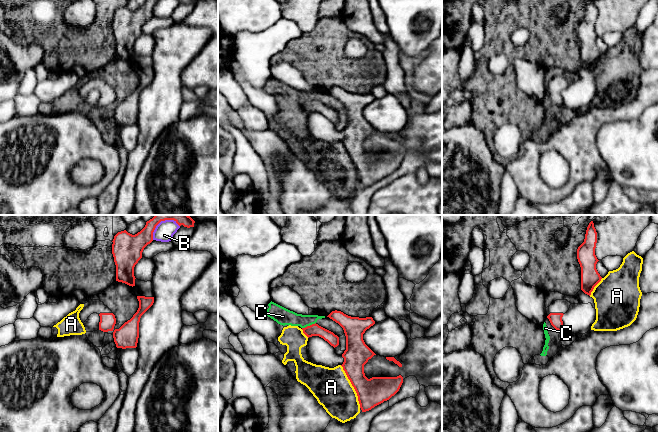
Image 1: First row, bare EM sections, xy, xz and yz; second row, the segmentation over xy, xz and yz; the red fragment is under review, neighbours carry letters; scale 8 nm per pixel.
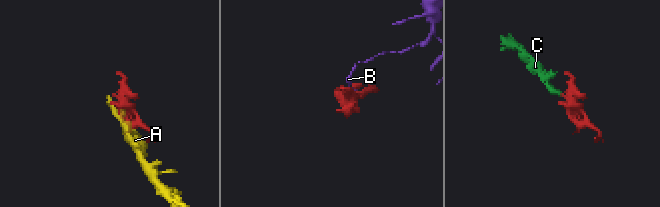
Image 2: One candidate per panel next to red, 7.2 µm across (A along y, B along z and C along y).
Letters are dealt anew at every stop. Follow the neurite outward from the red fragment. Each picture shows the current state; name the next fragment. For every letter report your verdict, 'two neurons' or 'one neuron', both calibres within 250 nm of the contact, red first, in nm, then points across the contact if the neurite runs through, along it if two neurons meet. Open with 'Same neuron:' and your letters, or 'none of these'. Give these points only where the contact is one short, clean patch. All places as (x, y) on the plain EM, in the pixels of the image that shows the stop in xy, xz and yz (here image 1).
Same neuron: none of these
A: two neurons | 220/300 nm
B: two neurons | 240/140 nm
C: two neurons | 100/140 nm | along xz (315, 98), (302, 104)

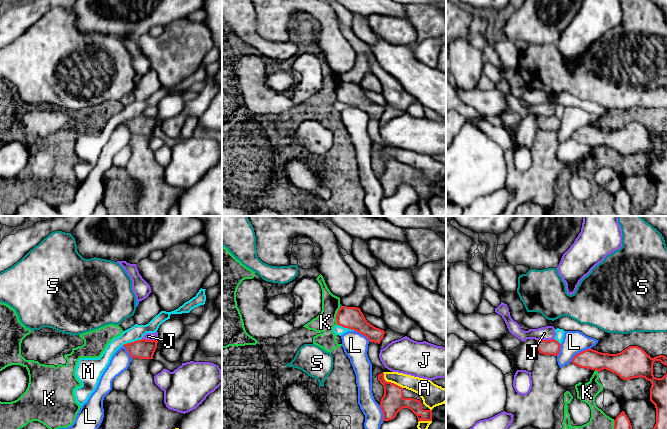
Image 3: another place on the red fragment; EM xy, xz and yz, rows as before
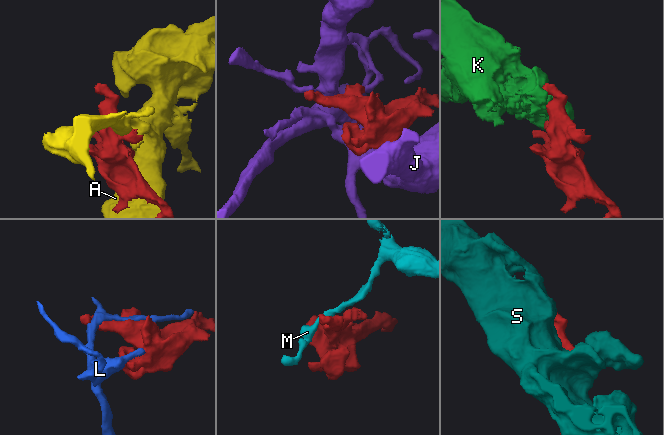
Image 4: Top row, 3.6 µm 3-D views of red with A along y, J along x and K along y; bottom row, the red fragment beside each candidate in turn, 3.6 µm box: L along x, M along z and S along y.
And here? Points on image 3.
Same neuron: none of these
A: two neurons | 180/130 nm
J: two neurons | 130/110 nm
K: two neurons | 180/160 nm
L: two neurons | 160/190 nm
M: two neurons | 160/120 nm | along xy (141, 114), (122, 121)
S: two neurons | 180/20 nm

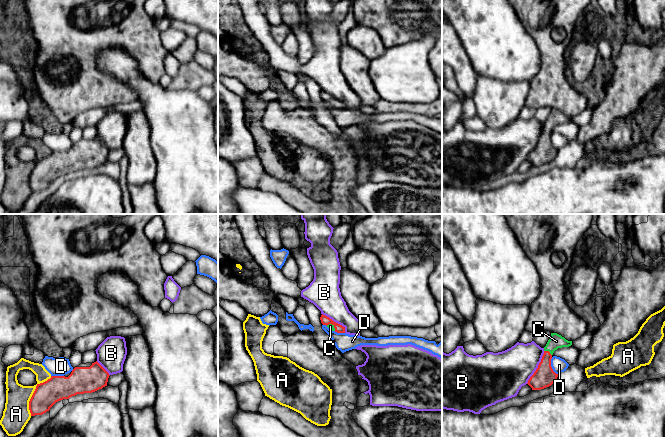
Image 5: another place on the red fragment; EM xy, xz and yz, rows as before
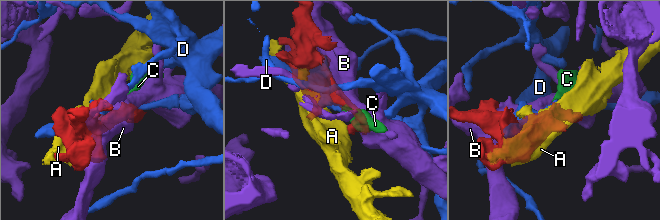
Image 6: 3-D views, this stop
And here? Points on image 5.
Same neuron: C
A: two neurons | 200/220 nm
B: two neurons | 170/320 nm
C: one neuron | 170/120 nm | across yz (544, 152), (544, 142), (548, 127), (556, 117)
D: two neurons | 170/120 nm

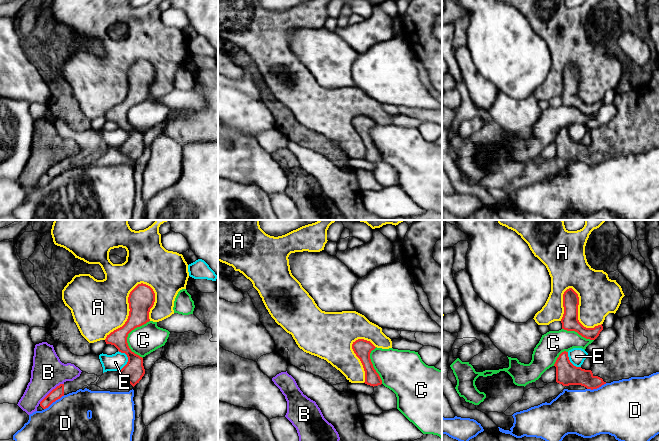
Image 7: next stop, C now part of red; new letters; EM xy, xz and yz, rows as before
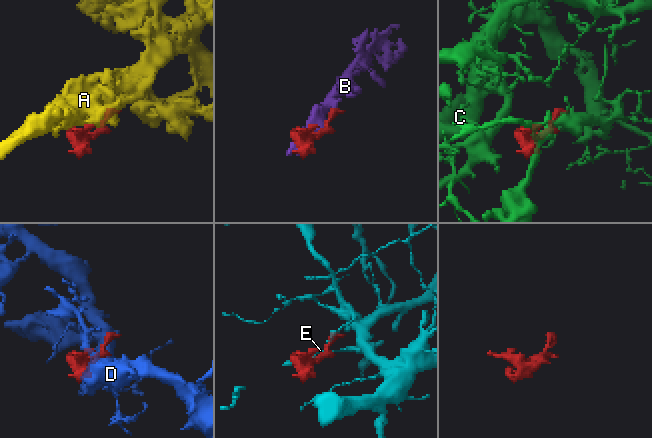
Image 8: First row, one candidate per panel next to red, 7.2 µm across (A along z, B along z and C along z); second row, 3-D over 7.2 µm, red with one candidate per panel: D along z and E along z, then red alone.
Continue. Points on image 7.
Same neuron: none of these
A: two neurons | 220/440 nm
B: two neurons | 90/260 nm
C: two neurons | 160/240 nm
D: two neurons | 90/460 nm
E: two neurons | 170/140 nm

